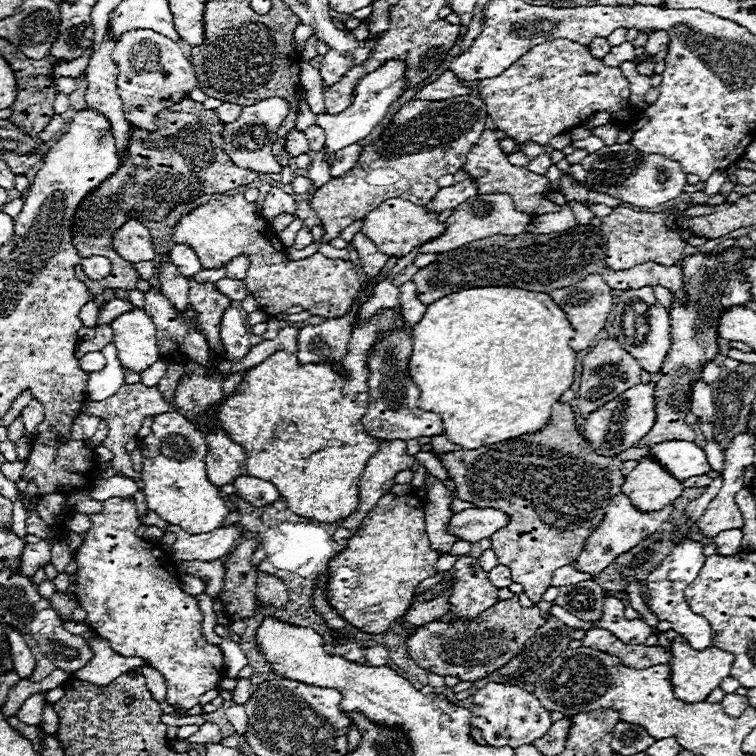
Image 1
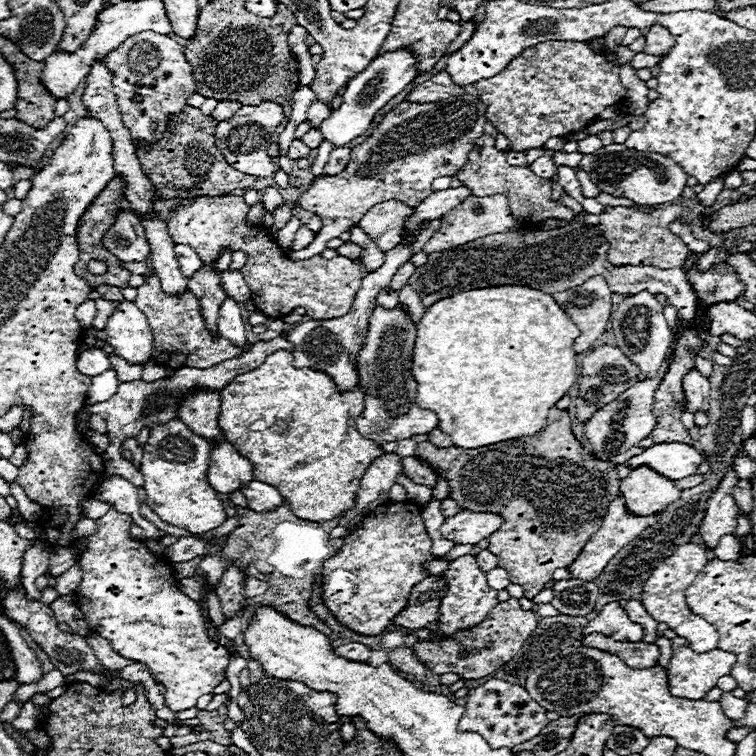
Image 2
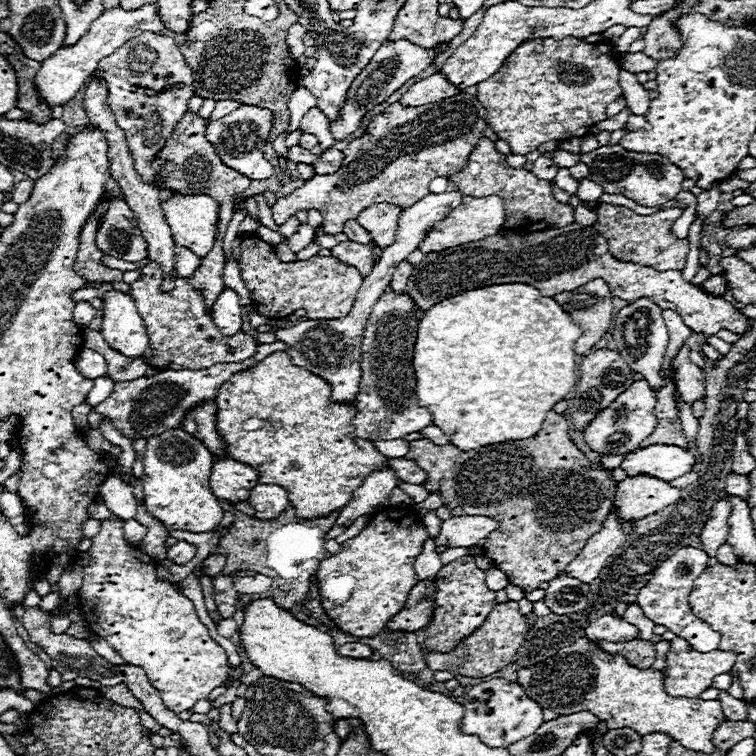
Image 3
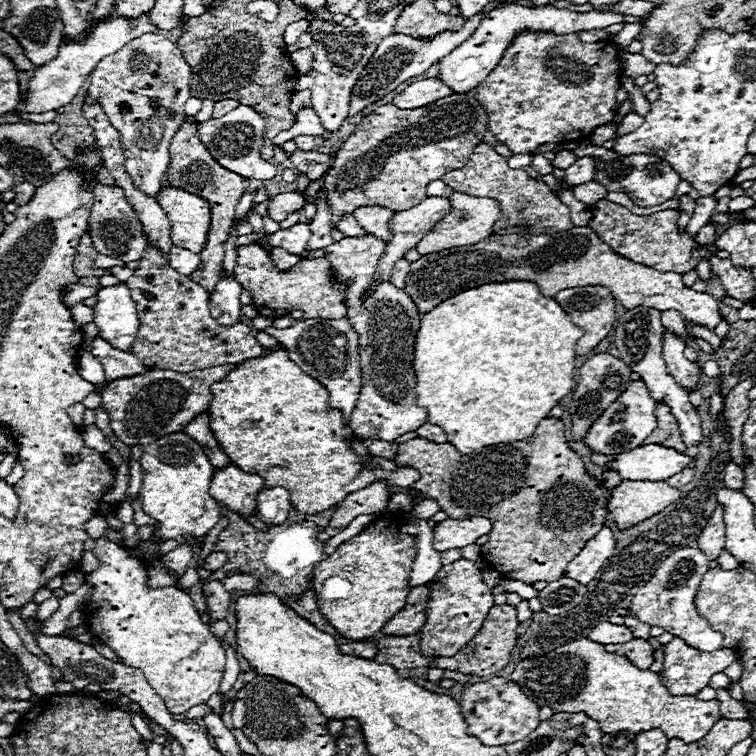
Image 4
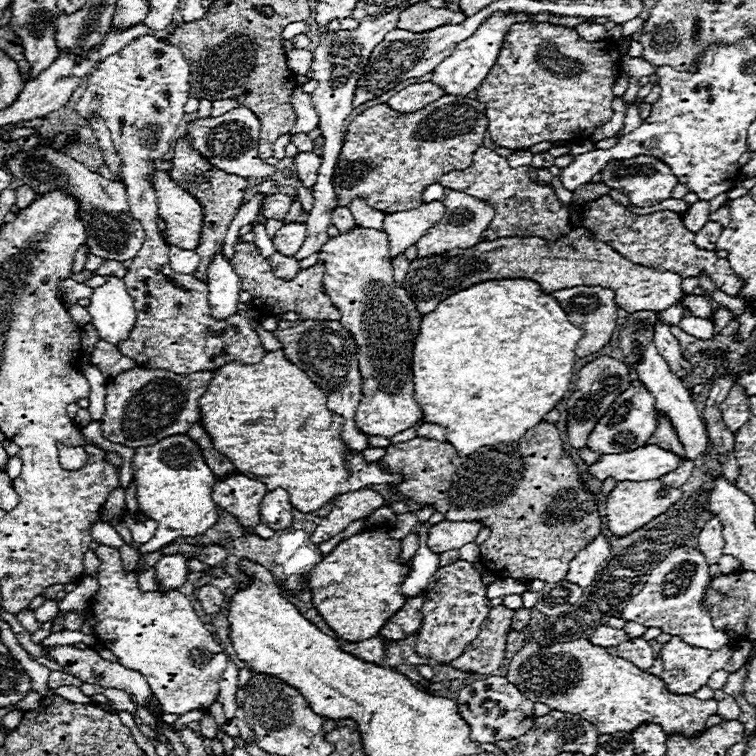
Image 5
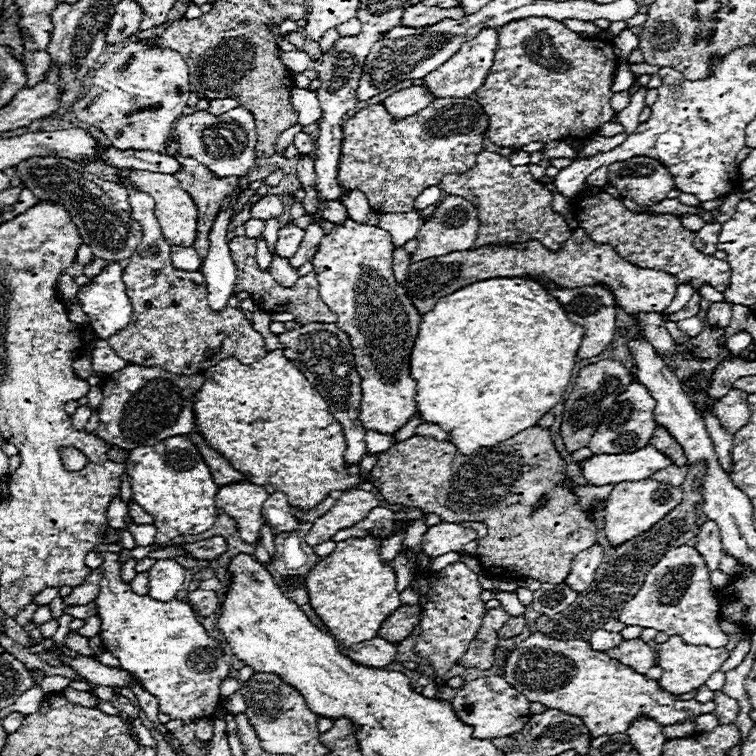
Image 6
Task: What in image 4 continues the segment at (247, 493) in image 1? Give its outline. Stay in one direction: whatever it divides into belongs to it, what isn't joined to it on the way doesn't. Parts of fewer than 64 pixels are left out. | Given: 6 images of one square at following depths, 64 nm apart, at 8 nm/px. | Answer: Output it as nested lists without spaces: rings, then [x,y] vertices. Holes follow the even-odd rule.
[[[262,488],[256,496],[256,514],[264,524],[284,524],[290,510],[292,502],[286,488]]]

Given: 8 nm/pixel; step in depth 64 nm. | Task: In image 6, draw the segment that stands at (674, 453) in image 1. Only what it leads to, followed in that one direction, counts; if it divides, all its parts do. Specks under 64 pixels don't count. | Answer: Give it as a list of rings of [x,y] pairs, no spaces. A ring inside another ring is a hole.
[[[654,446],[630,454],[596,454],[594,458],[580,462],[584,478],[594,486],[646,480],[670,464],[672,460]]]

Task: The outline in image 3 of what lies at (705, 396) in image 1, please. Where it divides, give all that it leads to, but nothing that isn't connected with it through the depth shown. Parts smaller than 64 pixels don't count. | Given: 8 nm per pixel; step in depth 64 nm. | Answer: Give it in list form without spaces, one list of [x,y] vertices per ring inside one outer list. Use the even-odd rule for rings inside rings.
[[[682,346],[678,350],[676,358],[672,360],[670,374],[674,372],[674,378],[676,378],[678,392],[680,392],[682,400],[692,406],[696,400],[704,398],[704,394],[706,394],[706,380],[704,380],[704,370],[694,366],[688,360],[688,354],[690,354],[688,346]]]

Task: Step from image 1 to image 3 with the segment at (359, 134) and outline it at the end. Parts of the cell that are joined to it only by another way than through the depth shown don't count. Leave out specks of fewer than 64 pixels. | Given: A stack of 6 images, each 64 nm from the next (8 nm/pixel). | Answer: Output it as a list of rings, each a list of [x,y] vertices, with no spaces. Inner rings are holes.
[[[398,40],[396,44],[386,42],[384,46],[380,46],[380,52],[376,52],[376,56],[370,60],[368,68],[364,68],[364,72],[360,72],[360,76],[356,76],[356,80],[352,82],[352,88],[348,88],[346,102],[340,110],[340,118],[336,122],[330,122],[330,132],[332,132],[334,140],[346,140],[352,132],[356,132],[362,126],[362,118],[366,116],[366,112],[370,112],[374,106],[382,104],[404,82],[418,76],[424,68],[428,68],[432,64],[434,56],[444,50],[446,50],[446,46],[436,48],[436,50],[422,50],[422,48],[416,48],[416,44],[408,44],[408,40]]]

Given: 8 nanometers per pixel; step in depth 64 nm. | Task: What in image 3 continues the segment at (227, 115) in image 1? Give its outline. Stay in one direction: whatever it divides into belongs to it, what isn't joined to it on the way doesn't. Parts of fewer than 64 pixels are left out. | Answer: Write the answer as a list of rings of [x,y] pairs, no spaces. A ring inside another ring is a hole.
[[[232,100],[218,102],[216,108],[214,108],[214,112],[212,112],[212,116],[210,116],[210,120],[220,120],[220,118],[224,118],[226,114],[230,114],[232,110],[236,110],[238,106],[240,106],[240,104],[238,104],[238,102],[232,102]]]

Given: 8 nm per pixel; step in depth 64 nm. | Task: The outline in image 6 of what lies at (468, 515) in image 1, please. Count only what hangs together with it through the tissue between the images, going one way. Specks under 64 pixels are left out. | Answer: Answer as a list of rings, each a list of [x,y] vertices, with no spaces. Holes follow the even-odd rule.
[[[440,522],[430,526],[422,538],[422,550],[436,558],[446,552],[458,552],[464,544],[476,540],[476,530],[464,528],[454,522]]]

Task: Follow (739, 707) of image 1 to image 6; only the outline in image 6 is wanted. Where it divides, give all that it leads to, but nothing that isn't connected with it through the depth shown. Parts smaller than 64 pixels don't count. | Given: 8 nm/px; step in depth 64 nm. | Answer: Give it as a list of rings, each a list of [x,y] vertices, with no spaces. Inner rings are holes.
[[[716,690],[714,692],[714,700],[716,700],[716,710],[714,710],[714,716],[718,718],[718,722],[734,722],[736,716],[738,716],[738,702],[730,696],[726,696],[722,690]]]

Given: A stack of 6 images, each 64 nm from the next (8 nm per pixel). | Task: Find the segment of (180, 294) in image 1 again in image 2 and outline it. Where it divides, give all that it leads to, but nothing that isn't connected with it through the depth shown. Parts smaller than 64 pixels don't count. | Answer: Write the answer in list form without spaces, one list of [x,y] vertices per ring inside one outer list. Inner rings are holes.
[[[148,220],[142,222],[144,230],[148,232],[148,242],[152,244],[152,270],[158,274],[162,290],[170,296],[184,294],[188,290],[188,278],[180,274],[180,268],[176,264],[176,258],[172,254],[174,242],[170,240],[168,228],[160,220]]]

